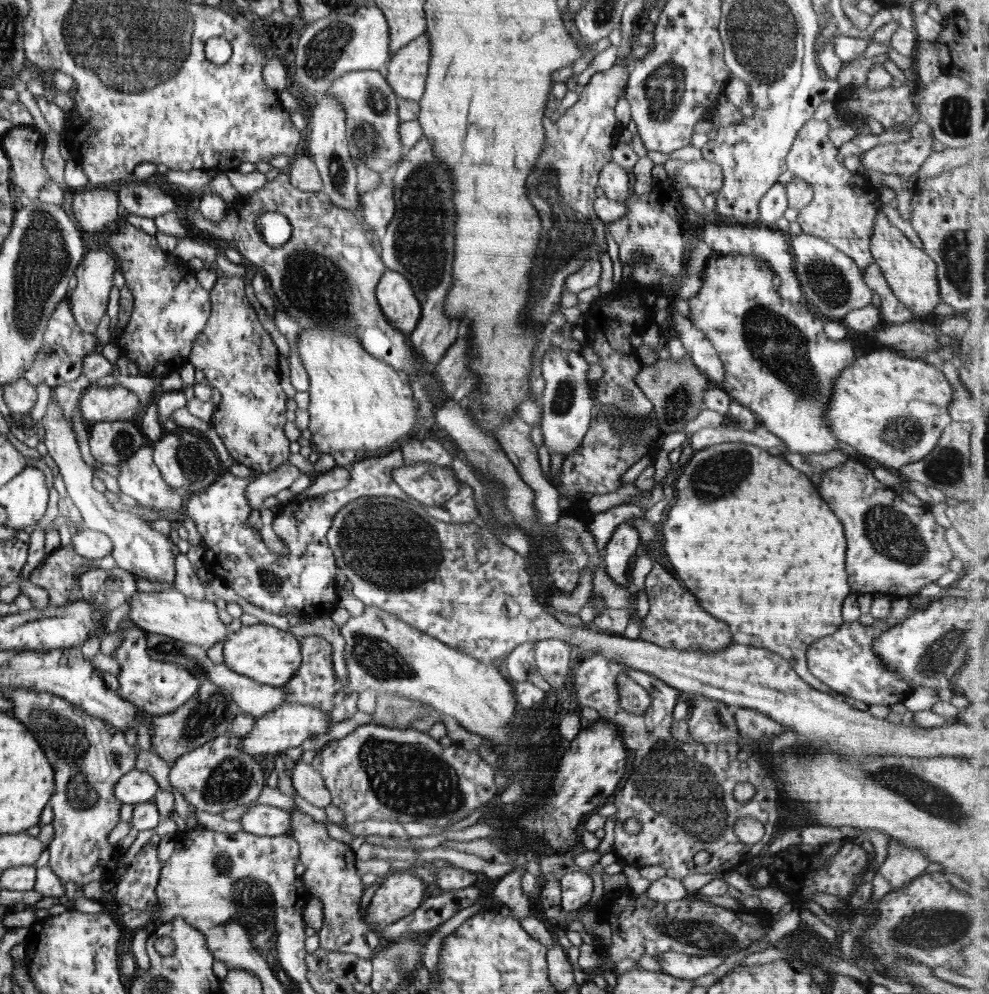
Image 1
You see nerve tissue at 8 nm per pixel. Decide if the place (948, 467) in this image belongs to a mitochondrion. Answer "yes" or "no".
yes

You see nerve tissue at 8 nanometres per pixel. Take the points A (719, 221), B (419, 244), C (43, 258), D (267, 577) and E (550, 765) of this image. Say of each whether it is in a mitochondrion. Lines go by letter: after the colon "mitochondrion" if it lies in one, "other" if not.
A: other
B: mitochondrion
C: mitochondrion
D: mitochondrion
E: other

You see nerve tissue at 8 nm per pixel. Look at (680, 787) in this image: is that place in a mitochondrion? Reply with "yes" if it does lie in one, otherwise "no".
yes

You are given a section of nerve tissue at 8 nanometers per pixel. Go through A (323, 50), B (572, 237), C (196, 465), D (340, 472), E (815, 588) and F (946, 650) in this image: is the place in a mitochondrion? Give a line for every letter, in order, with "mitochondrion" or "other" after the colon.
A: mitochondrion
B: mitochondrion
C: mitochondrion
D: other
E: other
F: mitochondrion

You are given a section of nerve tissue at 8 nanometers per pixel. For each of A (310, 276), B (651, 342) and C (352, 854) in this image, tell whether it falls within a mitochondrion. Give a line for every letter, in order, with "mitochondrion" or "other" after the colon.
A: mitochondrion
B: other
C: other

